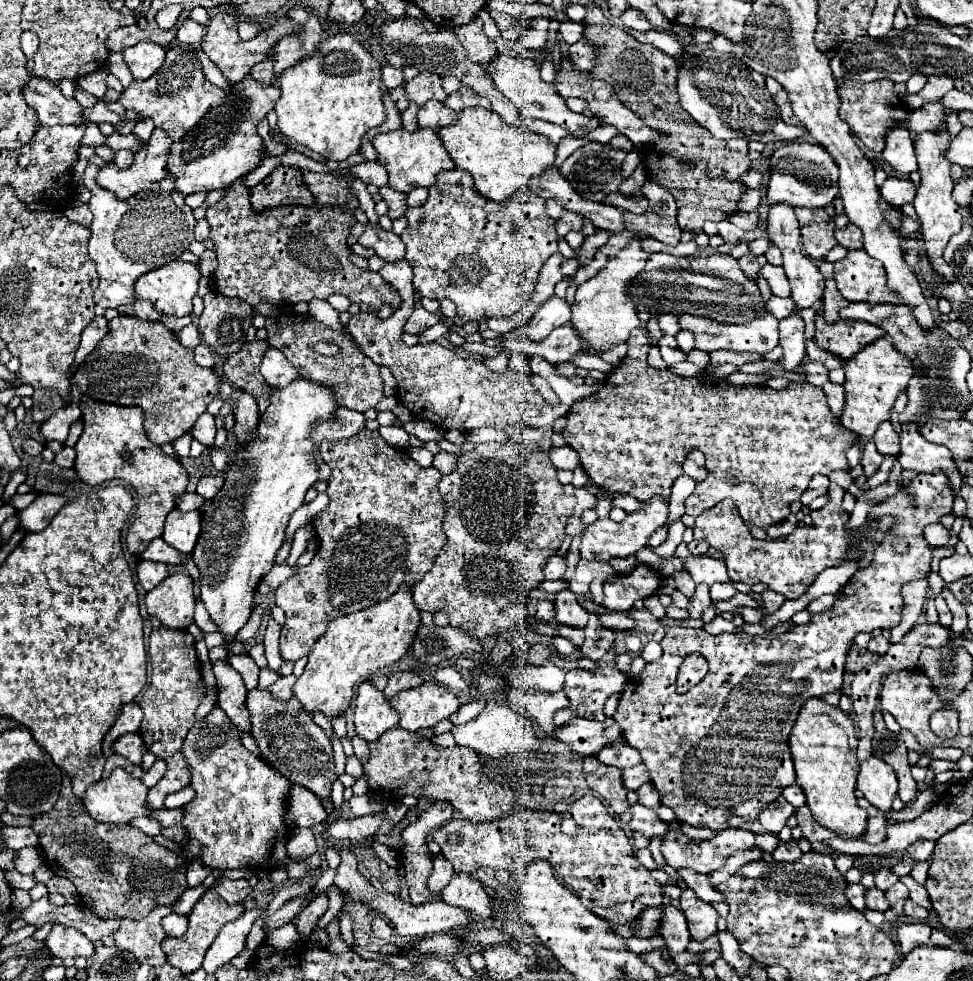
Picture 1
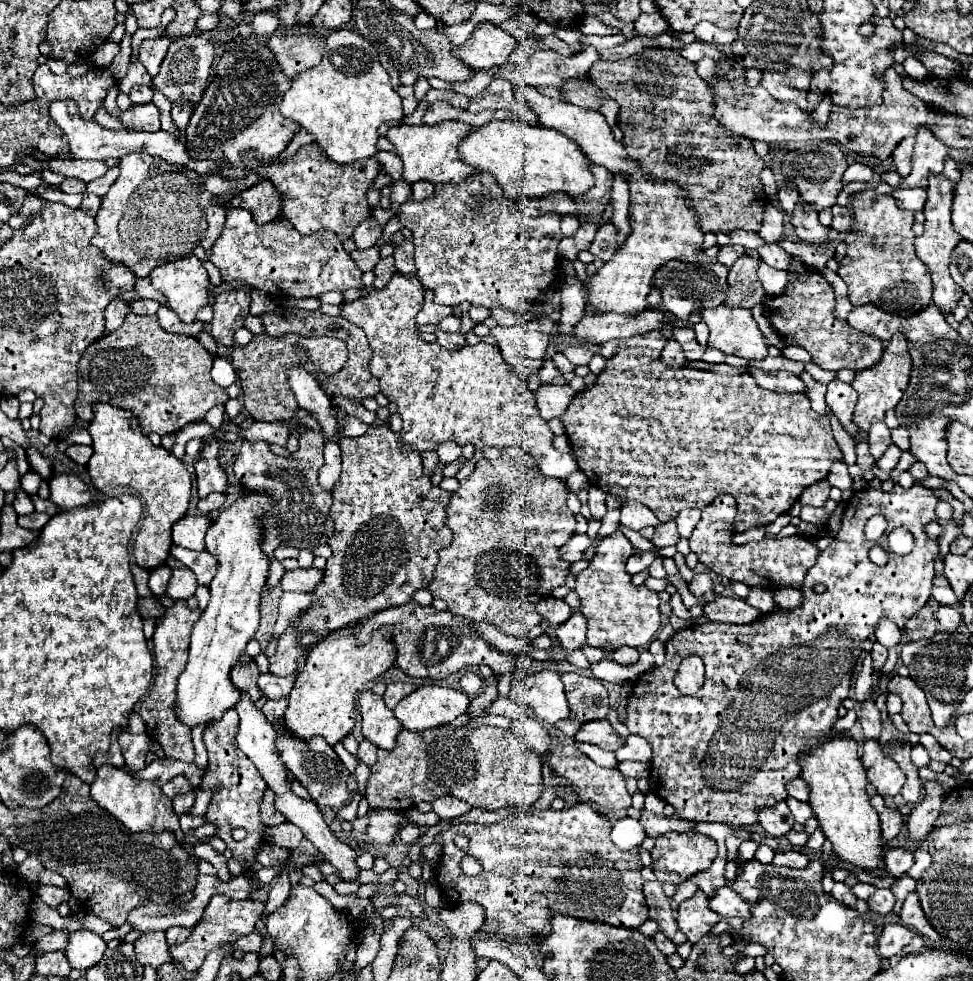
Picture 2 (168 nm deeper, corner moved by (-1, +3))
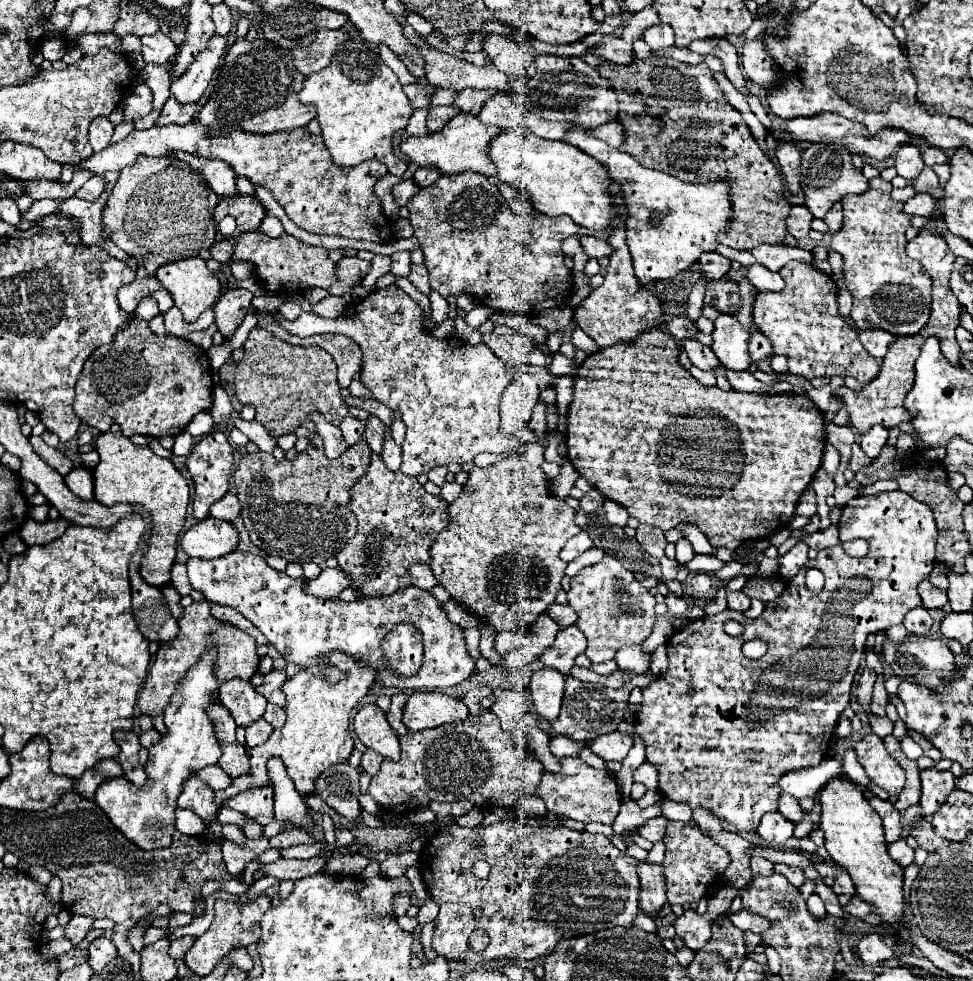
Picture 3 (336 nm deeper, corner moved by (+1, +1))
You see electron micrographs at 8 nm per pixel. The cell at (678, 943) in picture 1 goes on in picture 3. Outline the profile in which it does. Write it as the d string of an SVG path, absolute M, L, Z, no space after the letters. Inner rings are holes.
M640 861L637 866L640 880L639 906L649 914L658 914L667 902L664 869L661 864Z

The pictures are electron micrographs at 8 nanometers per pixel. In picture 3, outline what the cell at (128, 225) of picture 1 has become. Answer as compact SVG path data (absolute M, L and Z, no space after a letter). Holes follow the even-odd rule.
M139 156L133 166L119 172L119 180L103 212L103 224L113 230L111 240L121 250L143 260L147 272L155 274L163 264L199 256L201 250L213 246L217 234L213 210L217 204L219 198L211 186L185 162L171 156Z

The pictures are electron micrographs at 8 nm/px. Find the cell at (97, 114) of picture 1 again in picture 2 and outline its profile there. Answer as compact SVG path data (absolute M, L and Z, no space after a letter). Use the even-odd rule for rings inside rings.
M155 104L131 106L127 110L121 110L119 116L115 116L115 118L123 124L123 128L147 130L147 132L159 130L159 108Z

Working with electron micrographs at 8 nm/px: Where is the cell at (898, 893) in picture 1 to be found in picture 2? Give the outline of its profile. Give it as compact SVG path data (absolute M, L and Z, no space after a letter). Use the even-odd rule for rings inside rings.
M877 890L875 896L871 896L871 900L867 900L869 908L879 912L879 914L887 914L893 910L893 904L895 904L895 896L891 890Z

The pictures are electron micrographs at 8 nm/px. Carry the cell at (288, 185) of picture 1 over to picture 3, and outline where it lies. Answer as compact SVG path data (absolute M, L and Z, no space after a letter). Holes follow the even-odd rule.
M239 194L237 198L221 198L215 210L215 222L223 220L225 216L233 216L237 220L237 230L233 232L233 238L237 238L245 232L257 230L265 214L267 212L257 198Z

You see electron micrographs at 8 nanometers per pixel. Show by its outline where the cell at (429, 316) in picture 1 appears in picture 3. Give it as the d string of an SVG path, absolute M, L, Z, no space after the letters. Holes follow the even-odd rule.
M435 290L429 294L429 300L431 300L431 318L437 324L445 322L449 318L449 304L447 304L447 300L439 292L435 292Z

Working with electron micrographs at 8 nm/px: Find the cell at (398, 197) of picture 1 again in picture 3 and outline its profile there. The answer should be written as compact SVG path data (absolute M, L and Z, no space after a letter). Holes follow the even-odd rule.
M403 180L397 186L393 186L393 196L399 206L405 206L413 194L417 194L419 186L413 180Z

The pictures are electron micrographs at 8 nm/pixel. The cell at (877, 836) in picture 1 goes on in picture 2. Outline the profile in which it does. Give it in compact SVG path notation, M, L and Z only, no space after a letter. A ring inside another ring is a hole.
M879 794L871 796L871 806L873 806L873 808L877 810L877 814L879 814L879 820L881 820L881 836L883 836L883 840L893 840L893 838L901 832L901 824L903 824L901 814L897 814L895 810L889 810Z

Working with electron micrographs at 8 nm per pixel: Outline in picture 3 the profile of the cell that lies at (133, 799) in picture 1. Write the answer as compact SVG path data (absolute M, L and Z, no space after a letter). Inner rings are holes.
M215 650L203 654L199 664L193 666L187 678L183 678L177 686L179 692L165 710L167 732L157 744L149 748L145 786L137 788L125 778L111 778L105 780L95 794L95 804L109 816L113 826L141 850L161 850L171 846L171 836L175 832L177 796L183 790L183 782L195 776L201 768L217 764L221 758L221 748L215 740L213 724L205 714L205 708L215 704L211 700L211 692L217 688L217 678L213 674L215 658Z

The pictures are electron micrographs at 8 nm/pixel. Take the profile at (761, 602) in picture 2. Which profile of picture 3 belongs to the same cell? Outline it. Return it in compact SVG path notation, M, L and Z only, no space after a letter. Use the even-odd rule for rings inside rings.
M731 592L731 594L727 594L727 606L733 608L733 610L747 612L749 604L751 604L751 598L747 594L743 594L743 592Z

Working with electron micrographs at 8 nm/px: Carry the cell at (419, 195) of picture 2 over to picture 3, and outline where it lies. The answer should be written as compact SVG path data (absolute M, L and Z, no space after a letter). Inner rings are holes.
M419 166L417 172L415 172L415 176L413 176L413 180L415 180L421 188L425 188L425 186L433 184L439 176L441 176L441 172L439 172L437 168L431 168L431 166Z

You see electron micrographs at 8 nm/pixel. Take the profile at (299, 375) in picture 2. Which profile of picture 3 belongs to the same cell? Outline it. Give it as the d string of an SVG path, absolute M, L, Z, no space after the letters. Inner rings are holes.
M311 414L311 420L313 420L315 426L317 426L317 434L323 438L323 452L325 452L325 456L327 456L329 460L339 458L339 456L349 448L349 444L347 444L347 442L343 440L343 436L341 436L341 430L335 428L333 424L325 422L319 414Z

